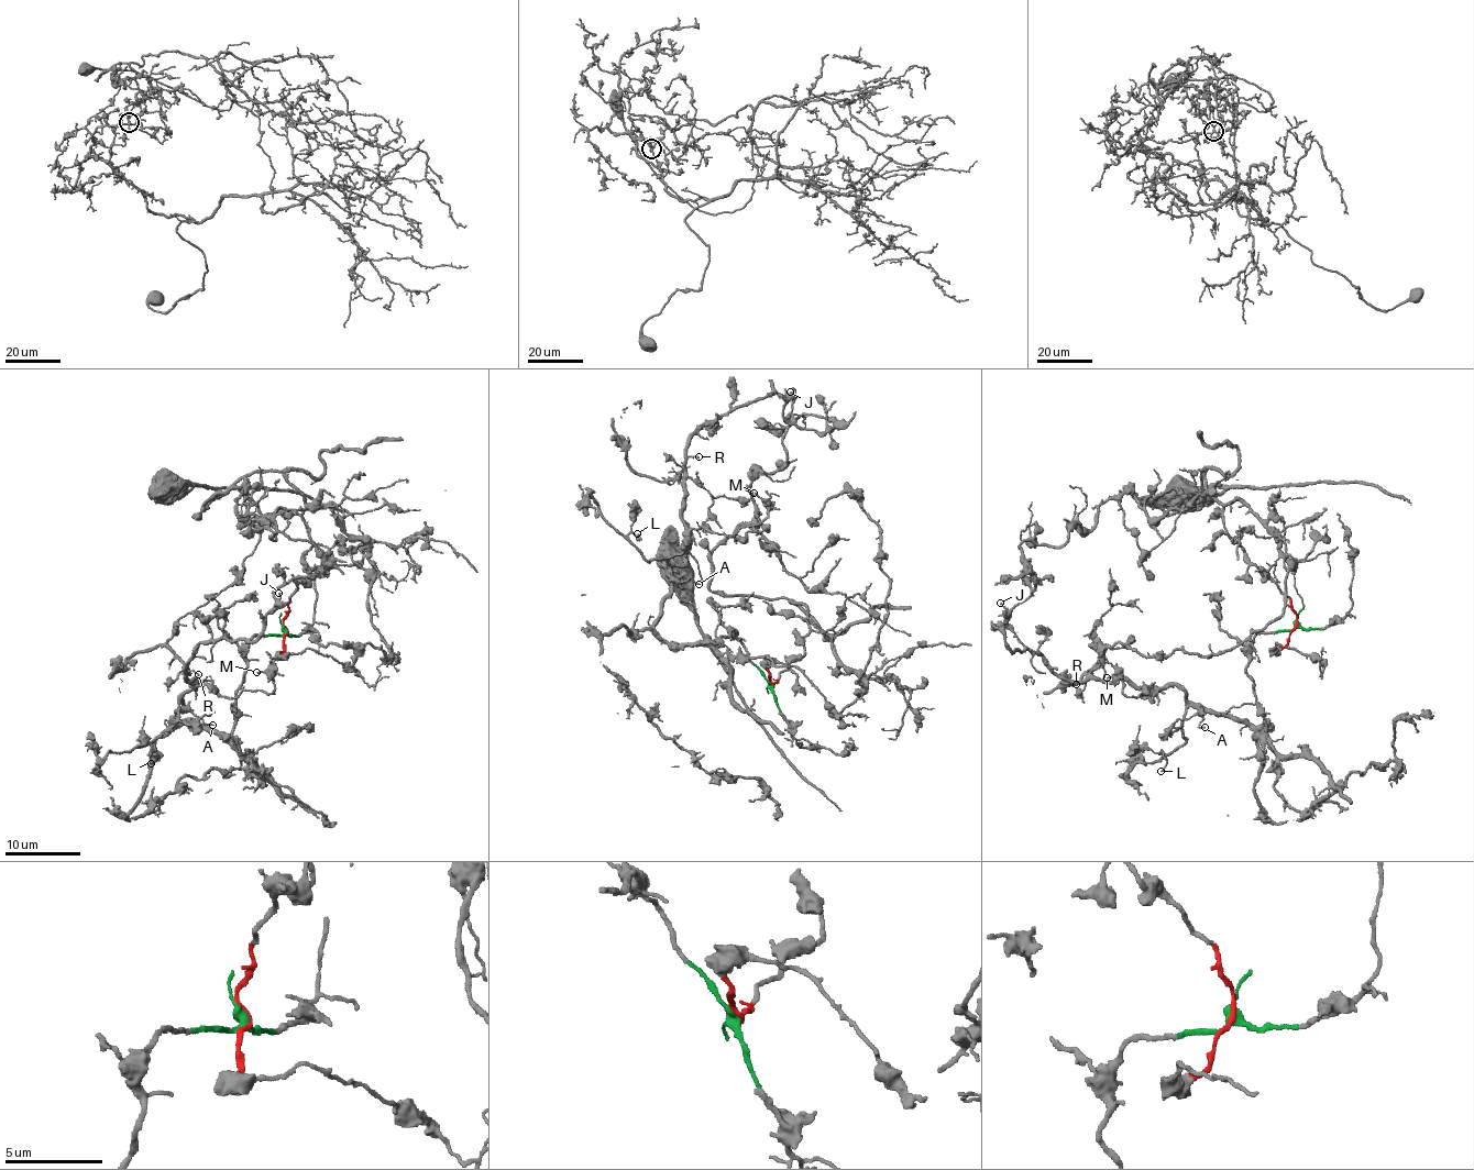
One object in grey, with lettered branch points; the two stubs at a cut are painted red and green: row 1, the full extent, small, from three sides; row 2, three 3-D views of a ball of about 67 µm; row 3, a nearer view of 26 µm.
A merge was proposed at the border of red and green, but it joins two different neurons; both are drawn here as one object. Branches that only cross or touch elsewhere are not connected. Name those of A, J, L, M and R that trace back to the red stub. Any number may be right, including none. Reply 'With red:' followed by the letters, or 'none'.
With red: none

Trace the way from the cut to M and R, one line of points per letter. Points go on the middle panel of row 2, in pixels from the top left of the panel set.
M: (771, 685), (732, 630), (716, 644), (669, 644), (655, 622), (690, 532), (758, 526), (770, 509), (754, 493)
R: (771, 685), (732, 630), (708, 646), (669, 644), (657, 631), (671, 567), (688, 554), (684, 463), (699, 457)

